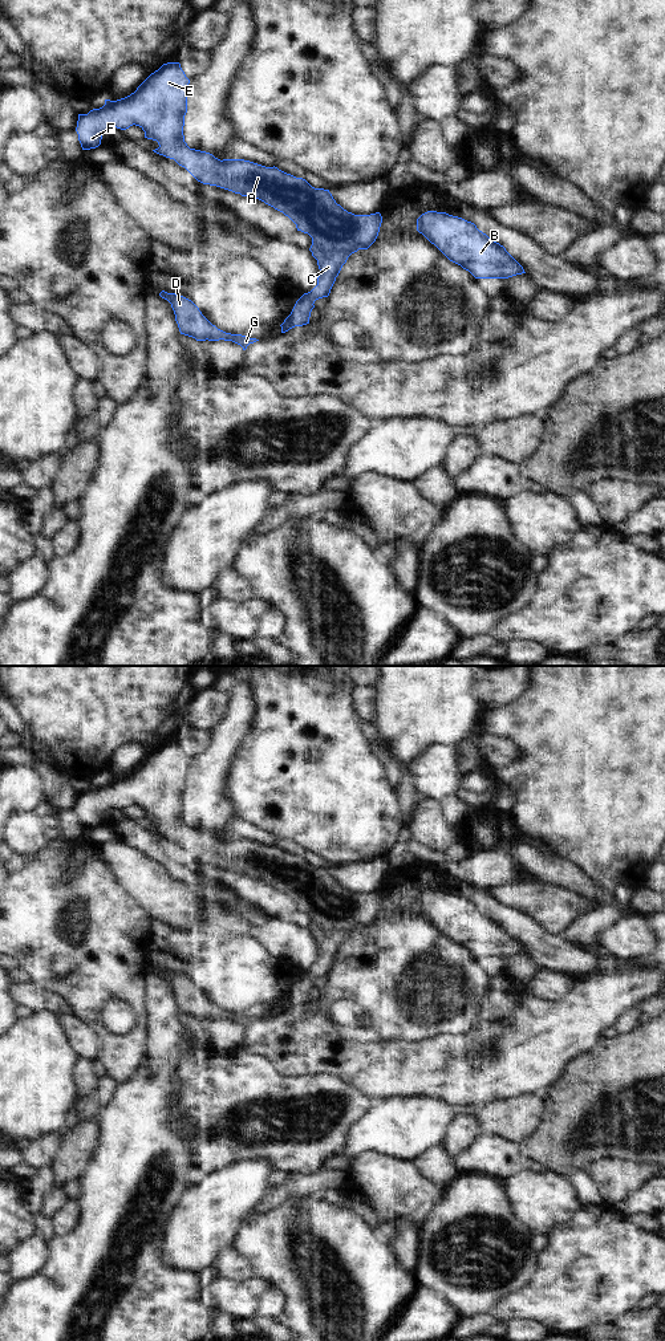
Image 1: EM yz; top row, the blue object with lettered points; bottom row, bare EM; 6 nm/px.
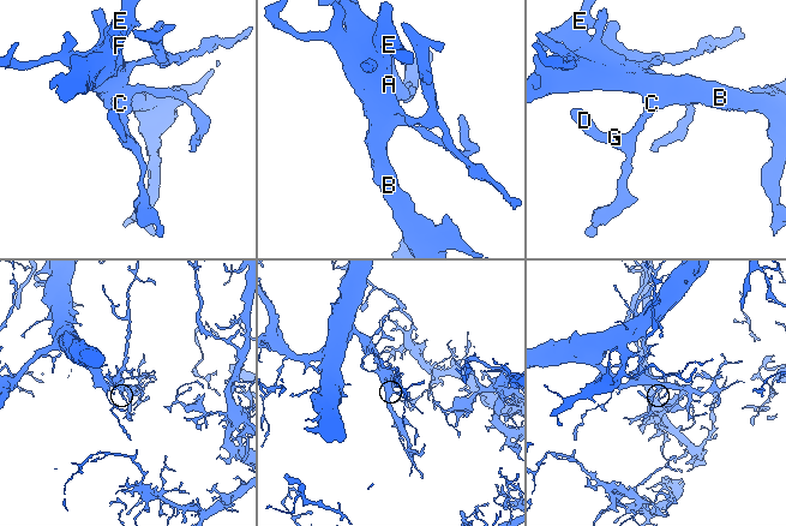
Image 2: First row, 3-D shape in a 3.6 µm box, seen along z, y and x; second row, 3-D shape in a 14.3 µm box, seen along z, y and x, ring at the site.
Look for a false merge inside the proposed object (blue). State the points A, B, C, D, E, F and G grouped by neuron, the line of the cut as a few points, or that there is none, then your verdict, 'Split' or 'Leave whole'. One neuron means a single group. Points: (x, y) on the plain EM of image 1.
Groups: A B C D E F G. No split. Leave whole

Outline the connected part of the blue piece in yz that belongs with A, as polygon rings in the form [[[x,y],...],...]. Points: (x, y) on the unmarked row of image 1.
[[[179,741],[163,743],[130,775],[105,779],[102,787],[78,793],[76,810],[81,826],[96,828],[109,808],[126,809],[135,804],[145,810],[145,817],[158,821],[154,832],[174,838],[198,861],[259,878],[288,895],[297,910],[312,917],[309,930],[317,939],[320,954],[317,964],[296,980],[280,1004],[281,1012],[307,1004],[315,980],[329,975],[348,936],[376,921],[382,895],[380,891],[348,891],[329,869],[315,867],[305,858],[275,845],[244,838],[220,840],[210,832],[190,828],[183,814],[188,763]]]

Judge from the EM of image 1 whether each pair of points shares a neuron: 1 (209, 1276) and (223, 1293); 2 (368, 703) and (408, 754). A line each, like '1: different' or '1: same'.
1: different
2: different

